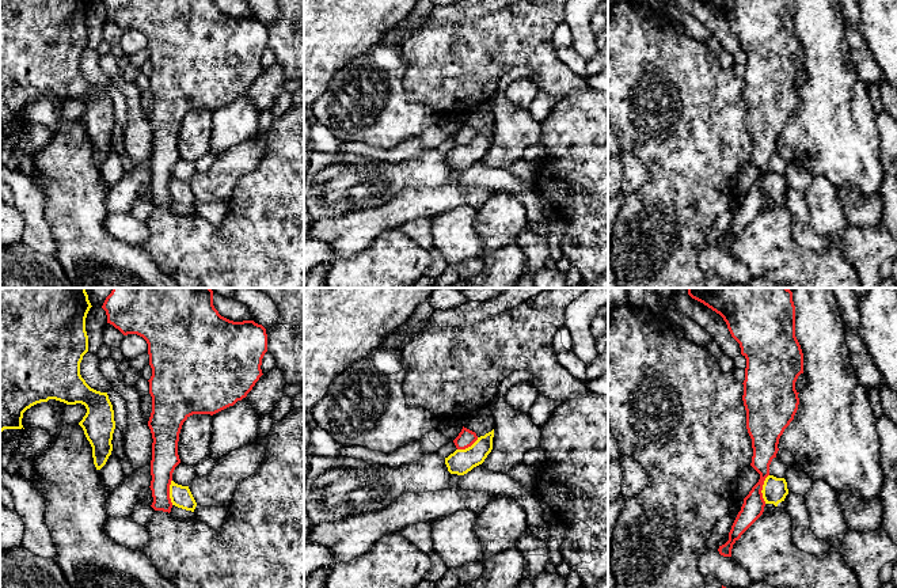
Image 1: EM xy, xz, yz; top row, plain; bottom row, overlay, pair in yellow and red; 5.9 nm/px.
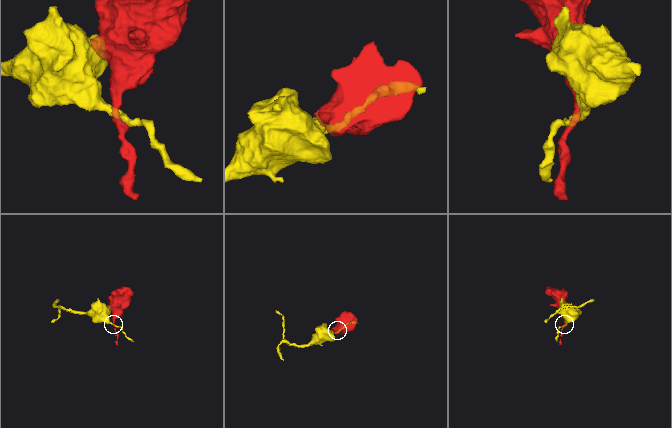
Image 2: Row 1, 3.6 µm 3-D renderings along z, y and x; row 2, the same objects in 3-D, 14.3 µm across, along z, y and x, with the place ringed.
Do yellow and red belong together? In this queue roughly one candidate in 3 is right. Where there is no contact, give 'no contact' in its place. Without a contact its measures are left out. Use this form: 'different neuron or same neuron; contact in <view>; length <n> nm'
different neuron; contact in yz; length 180 nm

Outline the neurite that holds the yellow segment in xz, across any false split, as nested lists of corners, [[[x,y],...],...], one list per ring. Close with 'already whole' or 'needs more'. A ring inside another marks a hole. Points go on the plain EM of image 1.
[[[494,125],[484,132],[478,133],[478,136],[465,145],[456,145],[448,153],[445,153],[445,160],[451,170],[464,171],[474,163],[482,160],[487,151],[493,145]]]; already whole

